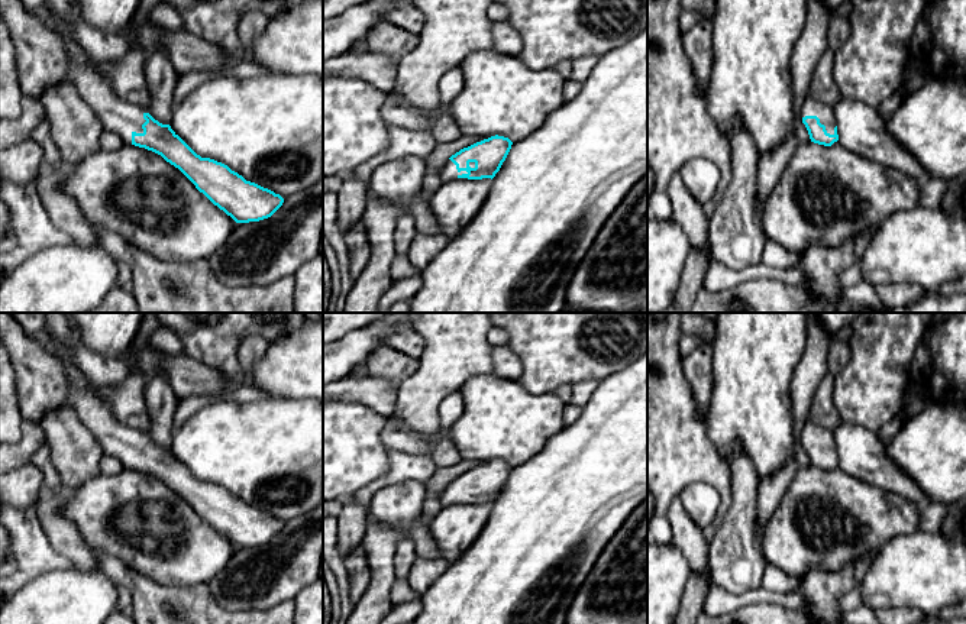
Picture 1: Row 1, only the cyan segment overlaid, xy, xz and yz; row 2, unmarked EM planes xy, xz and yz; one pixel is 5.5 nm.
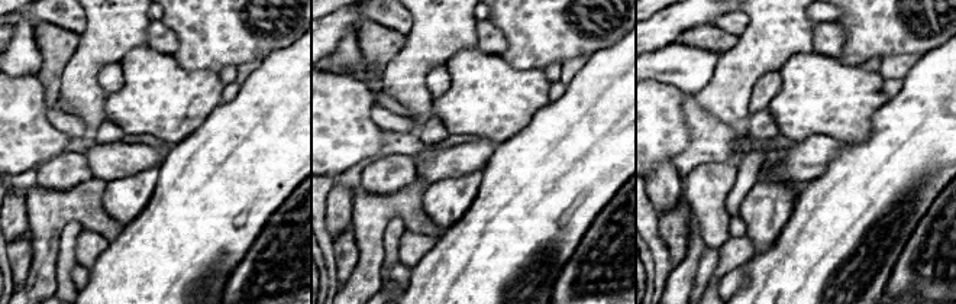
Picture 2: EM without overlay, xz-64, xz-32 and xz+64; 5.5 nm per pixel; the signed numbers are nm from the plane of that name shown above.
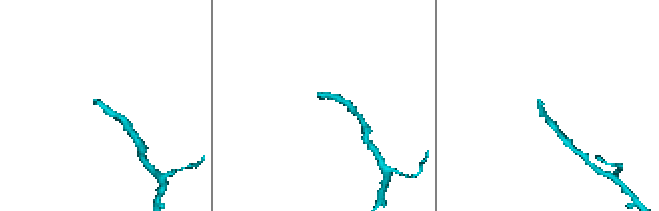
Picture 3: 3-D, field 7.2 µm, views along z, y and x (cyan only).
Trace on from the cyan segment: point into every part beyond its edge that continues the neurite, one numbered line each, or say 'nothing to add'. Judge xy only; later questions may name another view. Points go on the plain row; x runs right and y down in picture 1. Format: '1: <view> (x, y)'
1: xy (119, 440)

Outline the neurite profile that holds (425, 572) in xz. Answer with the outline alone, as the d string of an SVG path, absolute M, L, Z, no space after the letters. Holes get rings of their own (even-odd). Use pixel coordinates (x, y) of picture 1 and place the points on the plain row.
M417 557L407 576L408 586L420 596L445 573L449 563L442 559Z

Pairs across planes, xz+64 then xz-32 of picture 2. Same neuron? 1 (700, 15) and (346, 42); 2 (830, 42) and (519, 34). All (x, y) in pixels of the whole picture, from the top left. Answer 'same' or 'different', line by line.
1: different
2: different

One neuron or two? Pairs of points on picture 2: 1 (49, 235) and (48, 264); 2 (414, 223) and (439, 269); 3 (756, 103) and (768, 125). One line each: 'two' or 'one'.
1: one
2: two
3: two

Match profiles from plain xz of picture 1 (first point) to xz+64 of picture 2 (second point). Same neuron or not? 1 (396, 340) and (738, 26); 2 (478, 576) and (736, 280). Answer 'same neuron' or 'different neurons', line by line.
1: same neuron
2: different neurons

